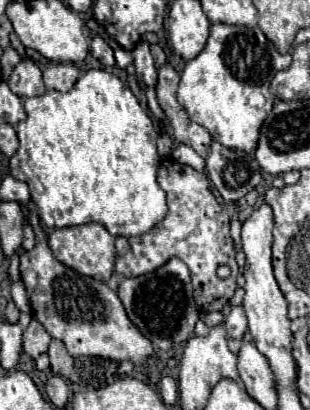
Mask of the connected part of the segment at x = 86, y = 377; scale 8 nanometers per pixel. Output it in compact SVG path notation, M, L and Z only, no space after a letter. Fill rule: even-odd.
M58 339L50 341L50 367L56 375L70 379L72 383L84 385L88 389L98 389L108 385L118 369L116 361L102 357L70 357L64 343Z

